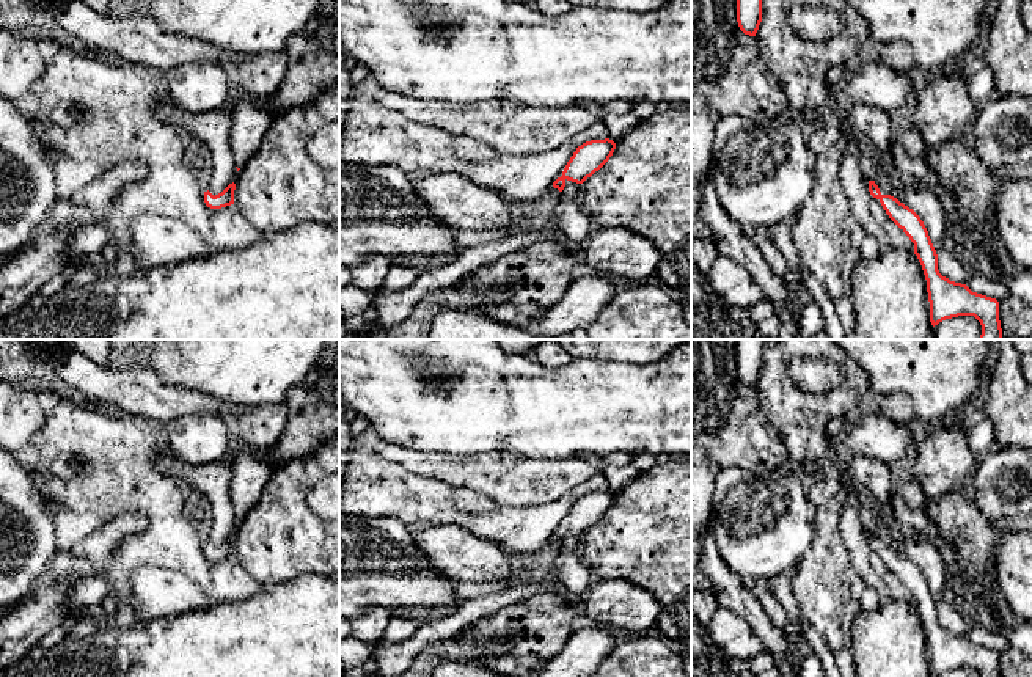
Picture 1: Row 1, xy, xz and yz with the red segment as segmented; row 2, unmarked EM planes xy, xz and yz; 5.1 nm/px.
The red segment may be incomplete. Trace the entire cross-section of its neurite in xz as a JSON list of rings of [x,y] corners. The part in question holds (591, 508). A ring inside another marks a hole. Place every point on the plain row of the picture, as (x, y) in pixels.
[[[609,490],[583,495],[567,514],[562,528],[553,534],[553,539],[562,543],[567,532],[583,536],[609,512],[614,501],[616,495]]]

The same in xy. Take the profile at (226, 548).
[[[234,534],[229,536],[221,545],[215,548],[207,542],[204,543],[204,554],[210,561],[221,561],[221,559],[231,558],[234,556],[234,542],[236,542]]]

